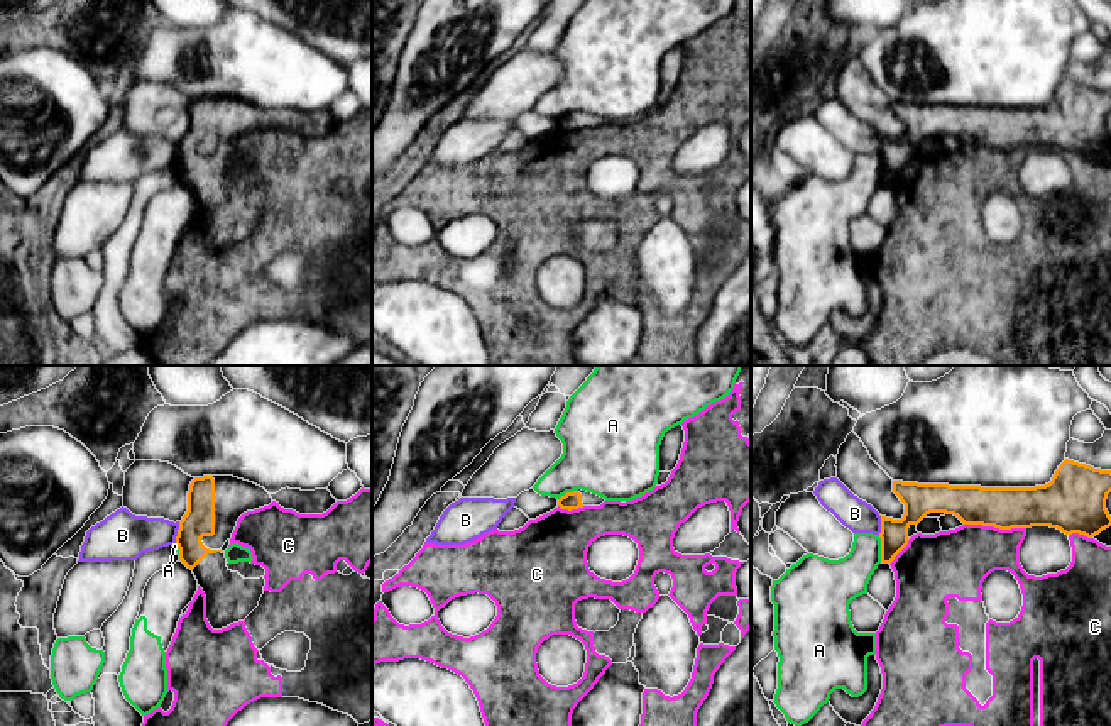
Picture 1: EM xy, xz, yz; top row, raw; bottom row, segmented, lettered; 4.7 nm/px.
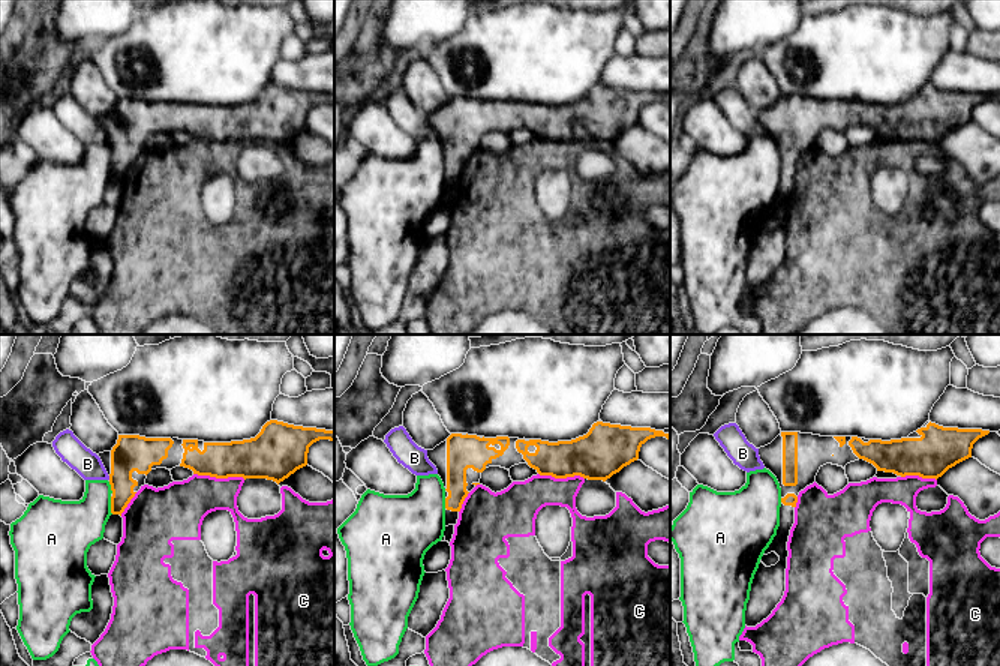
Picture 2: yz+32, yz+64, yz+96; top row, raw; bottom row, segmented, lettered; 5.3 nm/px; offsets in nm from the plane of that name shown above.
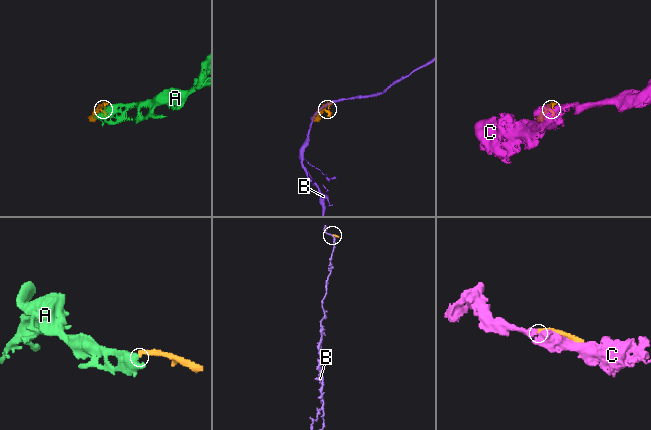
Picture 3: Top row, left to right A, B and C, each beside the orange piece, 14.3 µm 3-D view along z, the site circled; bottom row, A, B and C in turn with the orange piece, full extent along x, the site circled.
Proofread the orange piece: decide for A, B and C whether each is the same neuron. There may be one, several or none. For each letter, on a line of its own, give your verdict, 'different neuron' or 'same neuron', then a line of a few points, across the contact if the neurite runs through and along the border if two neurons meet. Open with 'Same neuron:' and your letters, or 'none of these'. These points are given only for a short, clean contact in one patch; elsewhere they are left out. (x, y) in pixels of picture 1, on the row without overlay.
Same neuron: none of these
A: different neuron | yz (878, 156), (881, 181)
B: different neuron | xy (180, 142), (175, 163)
C: different neuron

